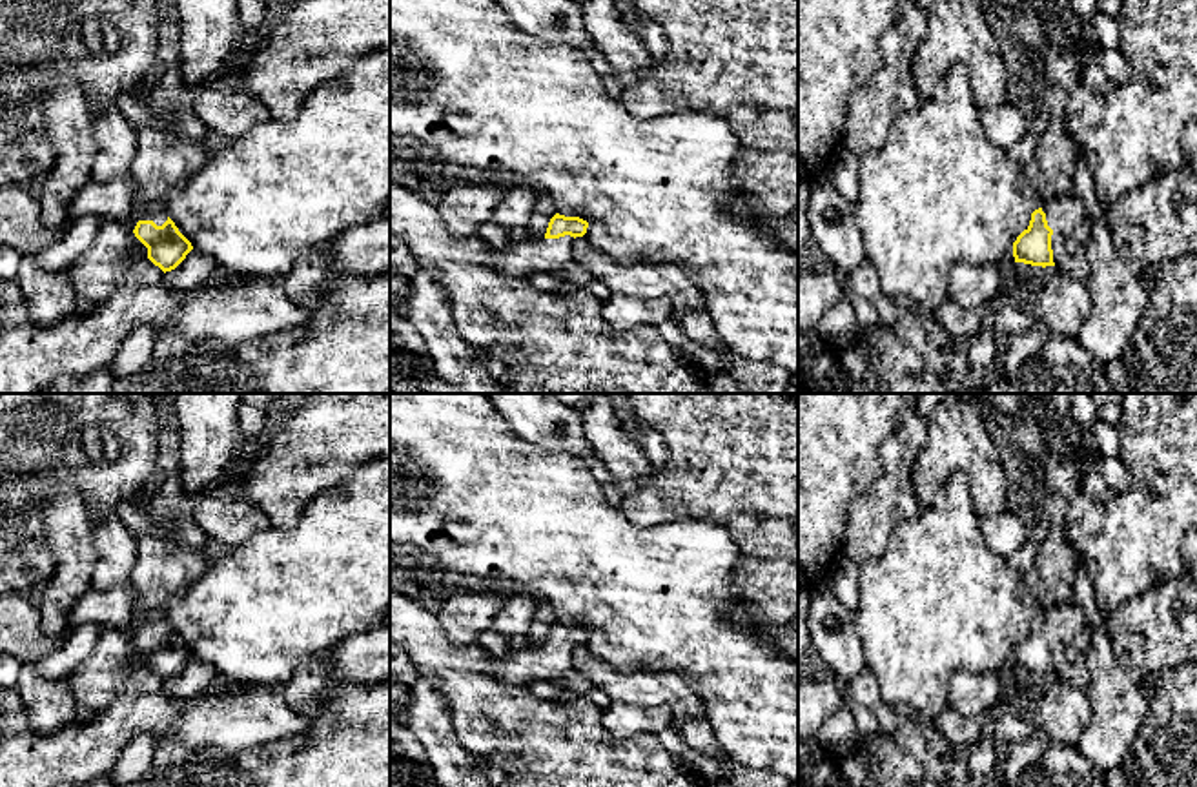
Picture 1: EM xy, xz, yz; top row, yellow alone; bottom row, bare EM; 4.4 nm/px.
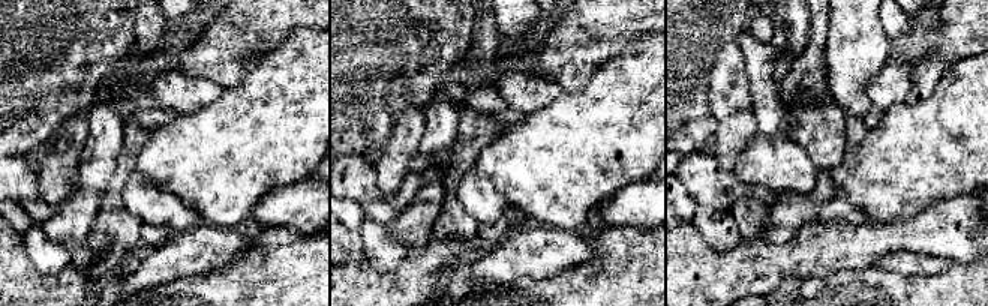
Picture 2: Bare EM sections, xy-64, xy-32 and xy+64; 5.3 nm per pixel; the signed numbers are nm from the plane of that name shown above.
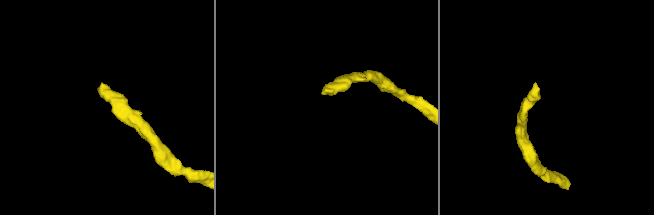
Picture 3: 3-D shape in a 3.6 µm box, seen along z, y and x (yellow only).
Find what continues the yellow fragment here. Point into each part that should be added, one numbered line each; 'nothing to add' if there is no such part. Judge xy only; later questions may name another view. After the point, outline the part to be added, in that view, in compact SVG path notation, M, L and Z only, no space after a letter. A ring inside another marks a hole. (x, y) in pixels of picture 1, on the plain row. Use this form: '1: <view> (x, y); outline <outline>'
1: xy (119, 609); outline M131 581L106 590L89 587L71 608L71 627L86 623L118 632L128 632L135 625L153 629L157 634L168 629L164 608L140 605Z

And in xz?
1: xz (520, 667); outline M532 645L510 649L503 658L485 652L485 672L505 687L527 689L534 681L554 681L570 670L574 645Z

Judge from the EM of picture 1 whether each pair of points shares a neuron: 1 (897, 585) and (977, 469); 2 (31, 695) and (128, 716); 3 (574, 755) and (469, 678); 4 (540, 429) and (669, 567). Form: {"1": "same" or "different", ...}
{"1": "different", "2": "different", "3": "same", "4": "different"}

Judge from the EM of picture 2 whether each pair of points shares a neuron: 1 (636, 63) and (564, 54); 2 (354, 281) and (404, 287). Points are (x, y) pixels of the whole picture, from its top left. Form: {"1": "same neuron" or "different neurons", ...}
{"1": "different neurons", "2": "same neuron"}

